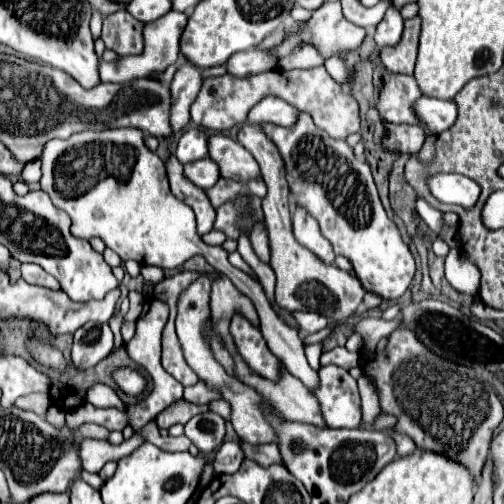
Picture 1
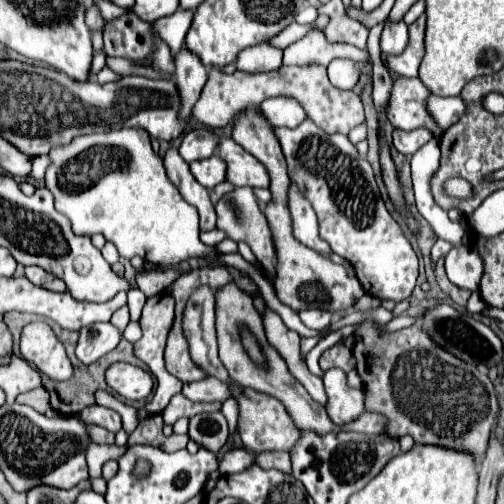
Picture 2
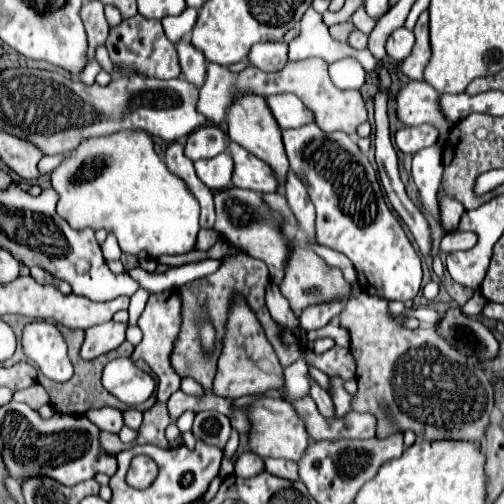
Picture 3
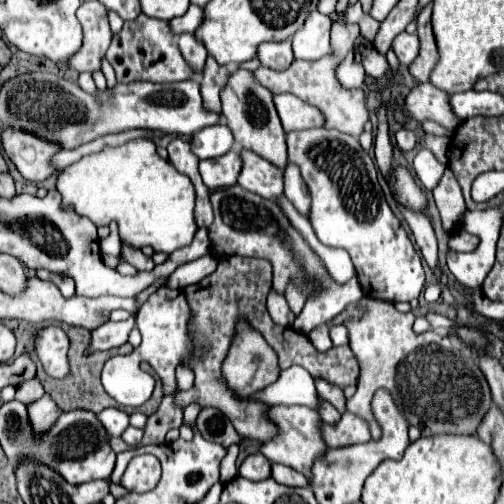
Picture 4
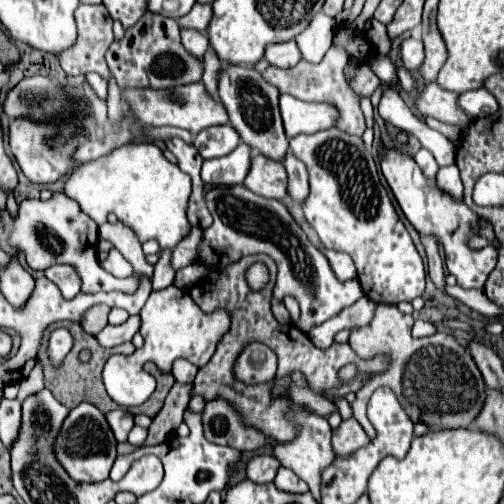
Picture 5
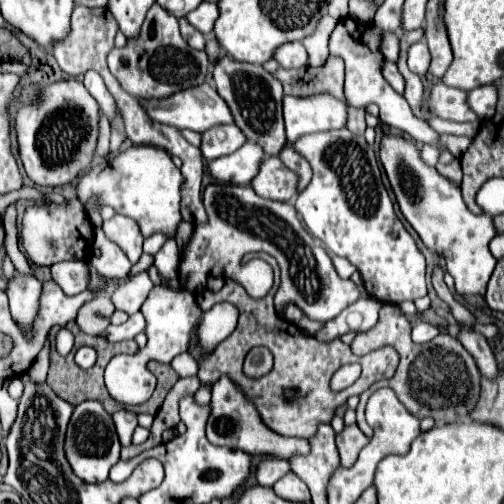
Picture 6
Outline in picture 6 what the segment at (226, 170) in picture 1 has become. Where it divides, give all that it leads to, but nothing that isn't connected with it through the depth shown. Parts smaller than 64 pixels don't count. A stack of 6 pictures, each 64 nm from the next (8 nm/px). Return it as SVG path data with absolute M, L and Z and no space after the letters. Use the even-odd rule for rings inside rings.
M264 156L260 172L252 178L250 186L262 198L284 202L296 196L296 174L290 172L278 156Z

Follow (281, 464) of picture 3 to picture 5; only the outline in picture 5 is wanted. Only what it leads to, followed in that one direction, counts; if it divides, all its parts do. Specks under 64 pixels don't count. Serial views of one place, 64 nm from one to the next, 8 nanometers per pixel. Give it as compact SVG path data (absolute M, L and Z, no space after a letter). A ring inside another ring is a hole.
M284 466L278 468L274 484L284 492L306 492L308 490L308 484L304 484L304 480L300 480L292 470L288 470Z

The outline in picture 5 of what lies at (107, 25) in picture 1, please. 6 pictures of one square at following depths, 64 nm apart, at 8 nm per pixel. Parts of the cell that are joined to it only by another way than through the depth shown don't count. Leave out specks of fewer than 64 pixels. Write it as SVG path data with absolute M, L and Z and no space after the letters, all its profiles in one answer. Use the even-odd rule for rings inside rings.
M146 12L132 28L126 28L124 38L112 42L106 62L120 88L172 88L202 78L202 60L196 60L184 50L176 20L152 12Z

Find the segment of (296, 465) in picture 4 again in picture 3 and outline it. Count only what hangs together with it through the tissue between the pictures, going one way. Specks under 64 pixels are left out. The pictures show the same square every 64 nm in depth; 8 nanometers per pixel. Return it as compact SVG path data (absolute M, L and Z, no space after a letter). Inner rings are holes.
M262 396L258 398L258 402L252 402L246 408L248 420L250 420L250 432L248 432L248 446L254 454L266 458L266 456L274 456L274 458L288 458L298 462L302 452L308 446L308 432L304 428L304 422L298 418L296 410L280 400L280 398L268 398Z

